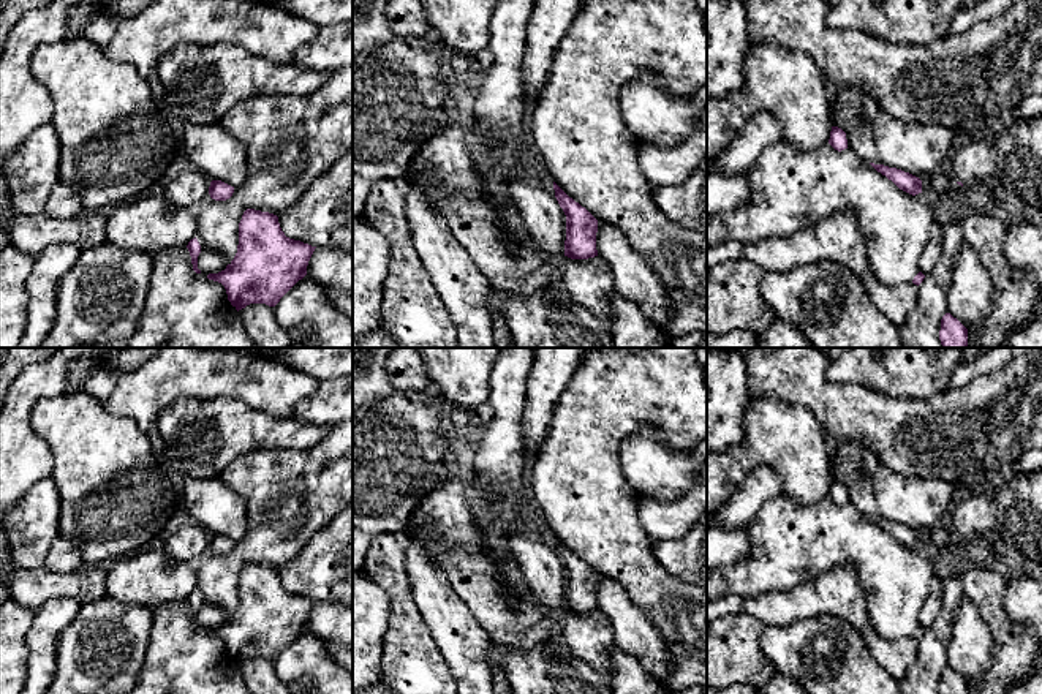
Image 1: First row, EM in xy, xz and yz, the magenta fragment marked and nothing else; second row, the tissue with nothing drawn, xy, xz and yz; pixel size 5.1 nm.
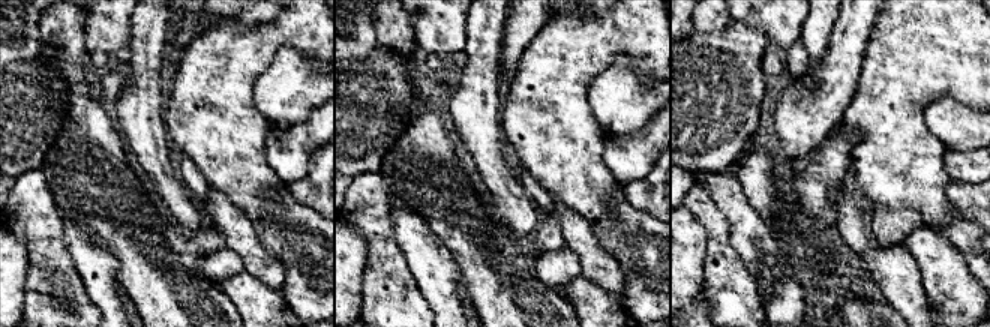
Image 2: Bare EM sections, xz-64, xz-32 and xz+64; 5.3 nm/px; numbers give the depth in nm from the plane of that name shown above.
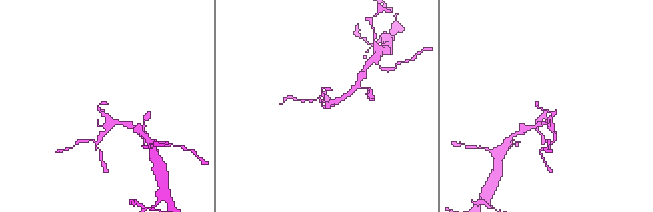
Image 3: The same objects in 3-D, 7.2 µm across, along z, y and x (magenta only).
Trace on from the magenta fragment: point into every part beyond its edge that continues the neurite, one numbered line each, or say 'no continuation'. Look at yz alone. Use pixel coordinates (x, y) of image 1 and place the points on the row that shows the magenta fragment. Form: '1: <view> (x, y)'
1: yz (1009, 158)

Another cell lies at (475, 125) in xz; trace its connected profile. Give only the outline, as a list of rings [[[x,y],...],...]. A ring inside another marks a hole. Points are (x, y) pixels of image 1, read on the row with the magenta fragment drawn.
[[[474,112],[470,117],[466,128],[470,133],[476,134],[484,145],[492,149],[492,128],[487,123],[481,122]]]

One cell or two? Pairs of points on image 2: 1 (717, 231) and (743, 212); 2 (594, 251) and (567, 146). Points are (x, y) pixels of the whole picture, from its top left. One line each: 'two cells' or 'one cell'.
1: two cells
2: two cells

